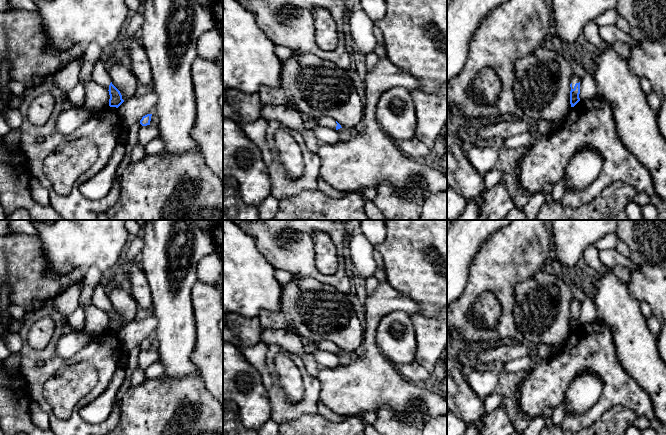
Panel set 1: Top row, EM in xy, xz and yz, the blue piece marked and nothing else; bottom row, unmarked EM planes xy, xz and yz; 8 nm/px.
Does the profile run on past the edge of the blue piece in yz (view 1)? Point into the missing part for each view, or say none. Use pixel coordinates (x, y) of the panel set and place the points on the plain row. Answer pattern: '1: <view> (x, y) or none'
1: none

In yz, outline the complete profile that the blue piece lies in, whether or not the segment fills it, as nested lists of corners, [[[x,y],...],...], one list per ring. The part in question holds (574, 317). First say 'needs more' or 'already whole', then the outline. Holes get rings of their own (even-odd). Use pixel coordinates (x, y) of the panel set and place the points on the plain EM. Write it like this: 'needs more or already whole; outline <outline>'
already whole; outline [[[580,306],[576,307],[575,310],[572,310],[572,307],[570,308],[571,315],[570,315],[570,328],[571,331],[574,331],[579,325],[579,318],[580,318]]]

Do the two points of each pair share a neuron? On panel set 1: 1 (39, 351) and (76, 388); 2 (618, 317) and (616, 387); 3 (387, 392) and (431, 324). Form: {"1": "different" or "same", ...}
{"1": "different", "2": "different", "3": "different"}

